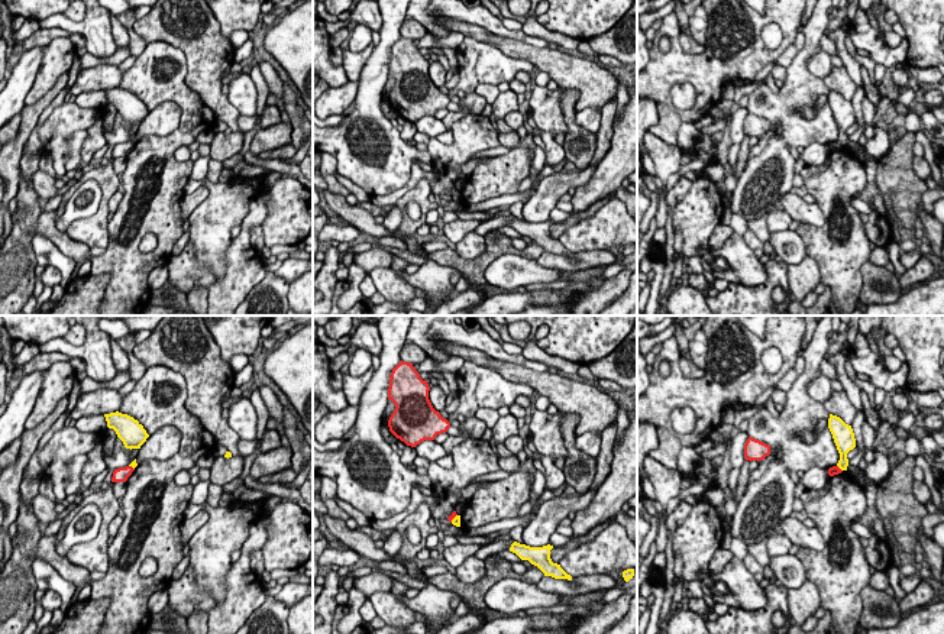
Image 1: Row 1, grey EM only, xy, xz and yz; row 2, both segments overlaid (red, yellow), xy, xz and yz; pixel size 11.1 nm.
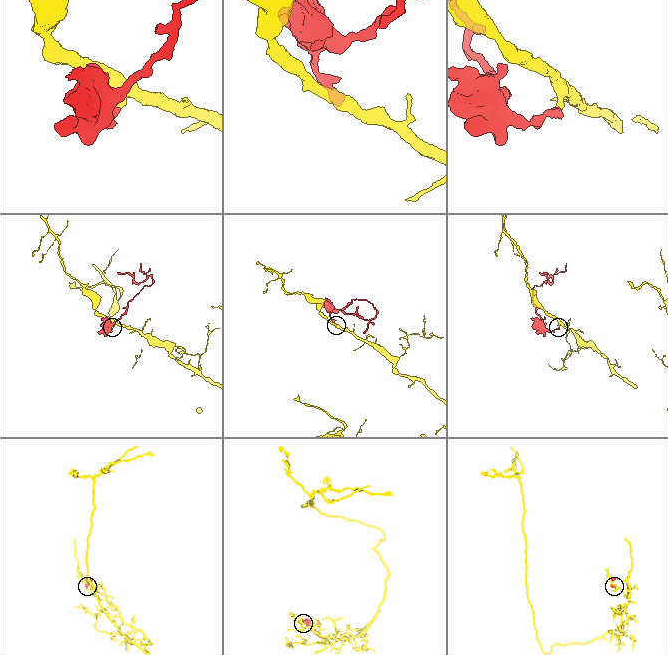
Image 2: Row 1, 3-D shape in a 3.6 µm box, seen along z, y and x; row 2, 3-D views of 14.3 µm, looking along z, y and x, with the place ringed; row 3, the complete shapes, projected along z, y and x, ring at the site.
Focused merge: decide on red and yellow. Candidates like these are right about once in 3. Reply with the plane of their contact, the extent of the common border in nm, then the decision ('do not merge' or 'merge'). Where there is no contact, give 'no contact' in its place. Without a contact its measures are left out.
meets red in xz; contact 120 nm long; do not merge

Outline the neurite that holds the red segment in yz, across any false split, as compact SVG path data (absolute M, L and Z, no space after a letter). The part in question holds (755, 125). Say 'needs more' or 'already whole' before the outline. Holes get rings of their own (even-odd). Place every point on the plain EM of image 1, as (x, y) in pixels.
already whole | M749 113L744 120L744 135L746 136L763 136L766 132L770 130L770 122L756 116L753 113Z

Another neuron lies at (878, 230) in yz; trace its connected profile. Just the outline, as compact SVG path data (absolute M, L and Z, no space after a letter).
M870 203L870 208L869 221L864 223L866 237L875 243L876 248L885 248L893 242L890 224L888 219L877 211L875 204Z

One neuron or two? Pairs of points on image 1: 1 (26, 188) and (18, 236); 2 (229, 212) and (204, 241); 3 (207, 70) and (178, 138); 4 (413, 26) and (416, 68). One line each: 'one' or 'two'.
1: one
2: one
3: two
4: one

